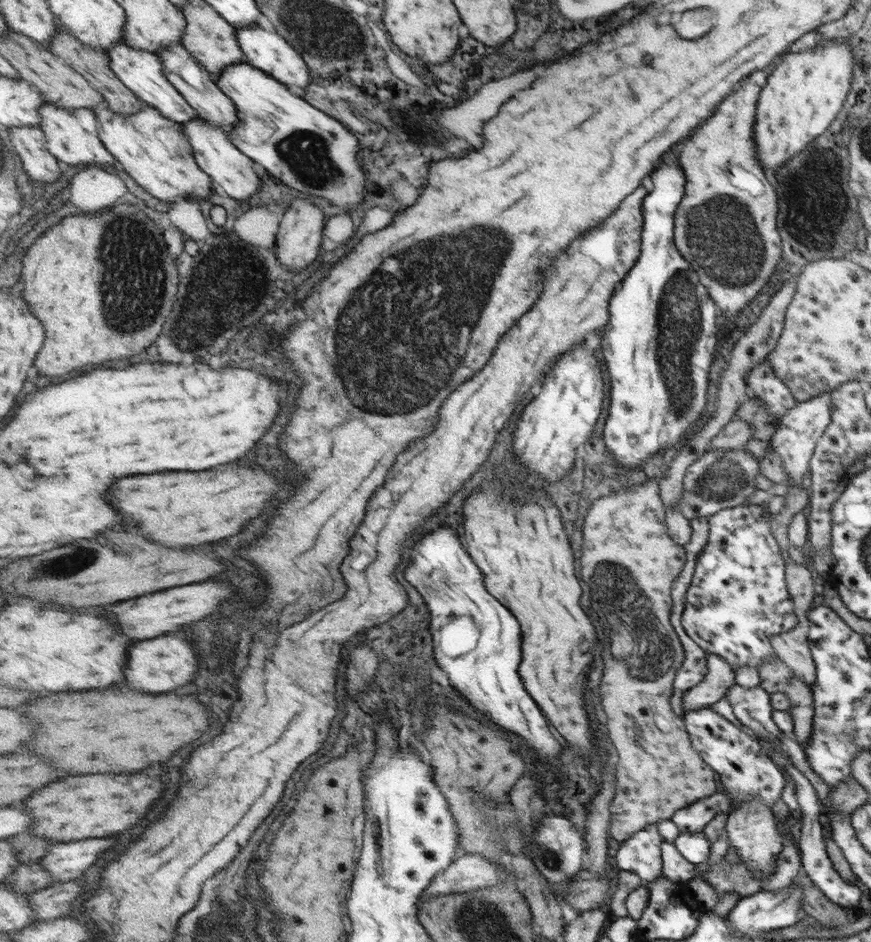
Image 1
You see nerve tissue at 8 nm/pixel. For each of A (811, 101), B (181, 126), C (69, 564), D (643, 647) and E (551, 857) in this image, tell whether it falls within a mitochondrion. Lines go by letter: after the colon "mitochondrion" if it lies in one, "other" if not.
A: other
B: other
C: mitochondrion
D: mitochondrion
E: mitochondrion

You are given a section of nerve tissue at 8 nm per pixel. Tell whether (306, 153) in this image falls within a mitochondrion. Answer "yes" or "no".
yes

